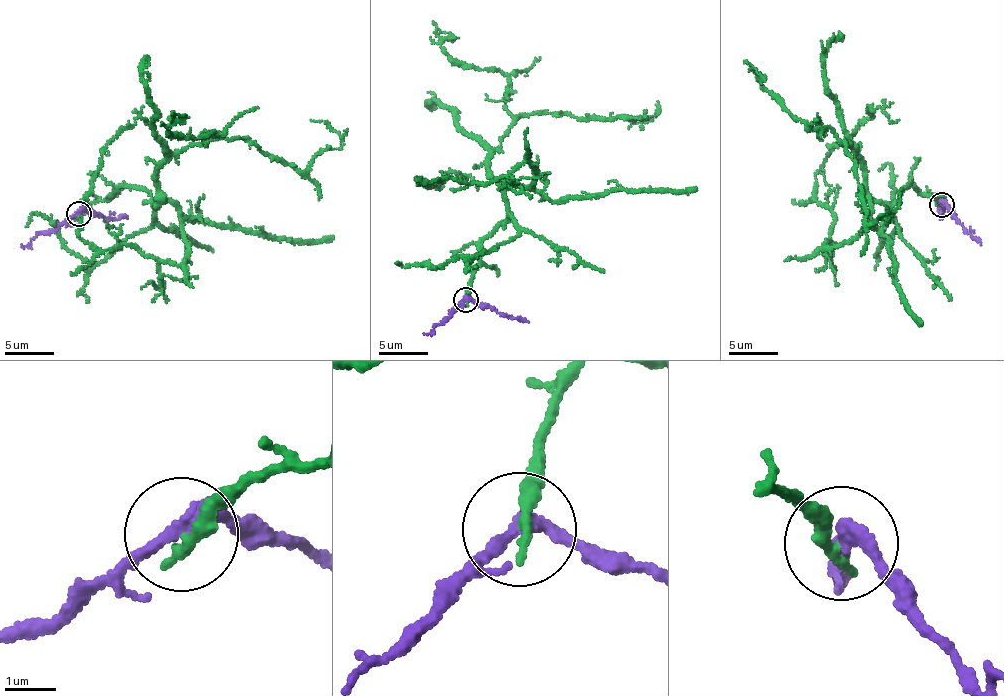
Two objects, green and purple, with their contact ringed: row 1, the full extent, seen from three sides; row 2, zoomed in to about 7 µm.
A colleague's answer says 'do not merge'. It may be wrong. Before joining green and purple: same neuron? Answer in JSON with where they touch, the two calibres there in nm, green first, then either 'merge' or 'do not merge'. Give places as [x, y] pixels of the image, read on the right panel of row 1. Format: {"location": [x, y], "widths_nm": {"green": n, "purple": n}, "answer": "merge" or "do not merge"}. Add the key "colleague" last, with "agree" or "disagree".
{"location": [941, 204], "widths_nm": {"green": 280, "purple": 240}, "answer": "merge", "colleague": "disagree"}

